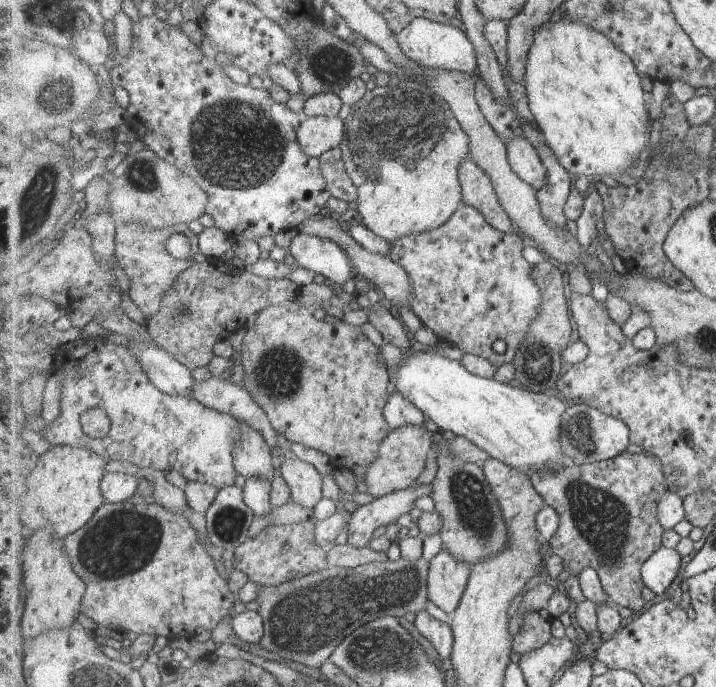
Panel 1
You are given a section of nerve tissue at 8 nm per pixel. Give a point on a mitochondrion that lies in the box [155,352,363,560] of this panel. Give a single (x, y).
(228, 524)

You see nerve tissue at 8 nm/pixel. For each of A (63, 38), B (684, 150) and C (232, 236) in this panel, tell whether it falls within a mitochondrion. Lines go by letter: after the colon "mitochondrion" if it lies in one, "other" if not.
A: other
B: mitochondrion
C: other

